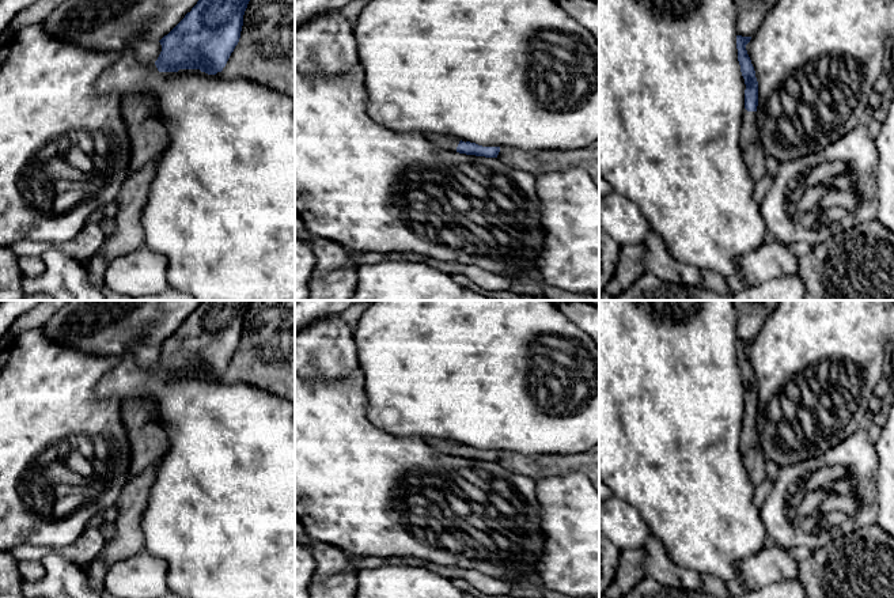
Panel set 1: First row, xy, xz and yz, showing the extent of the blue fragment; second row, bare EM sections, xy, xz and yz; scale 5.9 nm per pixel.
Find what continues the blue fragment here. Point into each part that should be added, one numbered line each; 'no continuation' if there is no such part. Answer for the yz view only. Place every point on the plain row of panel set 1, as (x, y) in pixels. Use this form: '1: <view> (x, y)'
1: yz (749, 434)

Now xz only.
1: xz (446, 446)

